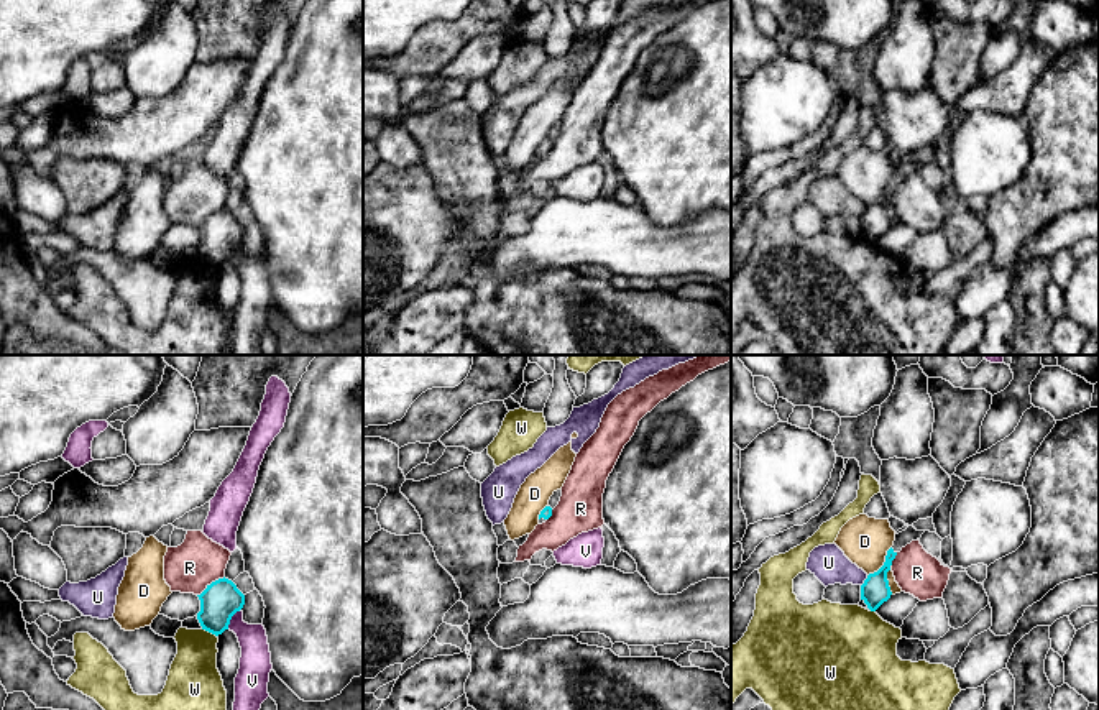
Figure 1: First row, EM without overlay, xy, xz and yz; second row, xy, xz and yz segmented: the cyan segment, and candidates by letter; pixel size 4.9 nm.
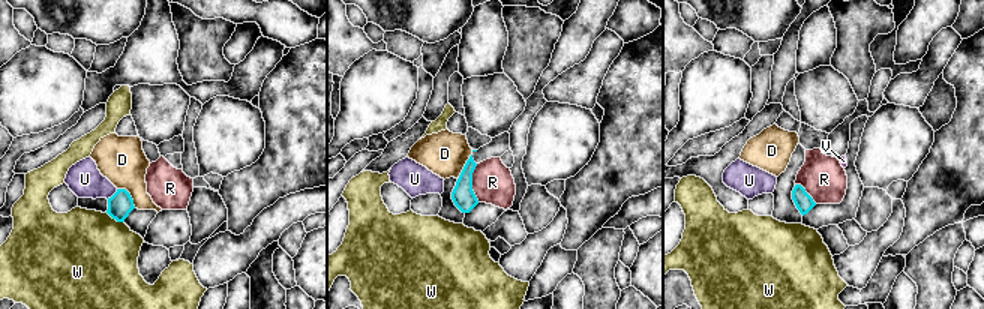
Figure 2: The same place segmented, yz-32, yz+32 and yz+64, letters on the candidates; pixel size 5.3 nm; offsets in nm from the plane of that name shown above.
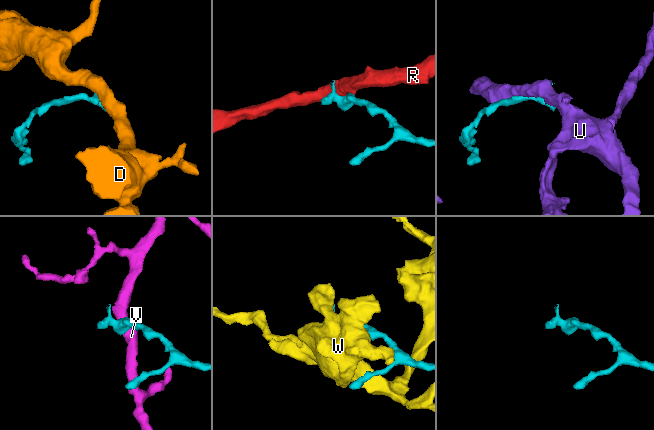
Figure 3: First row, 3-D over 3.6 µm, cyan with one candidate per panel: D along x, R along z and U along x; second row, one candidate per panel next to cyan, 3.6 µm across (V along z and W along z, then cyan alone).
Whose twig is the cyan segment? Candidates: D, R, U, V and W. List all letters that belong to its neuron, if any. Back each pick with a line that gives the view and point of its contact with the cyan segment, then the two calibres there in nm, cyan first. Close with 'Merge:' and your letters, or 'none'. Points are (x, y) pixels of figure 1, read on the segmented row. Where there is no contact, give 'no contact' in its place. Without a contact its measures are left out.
Merge: none

